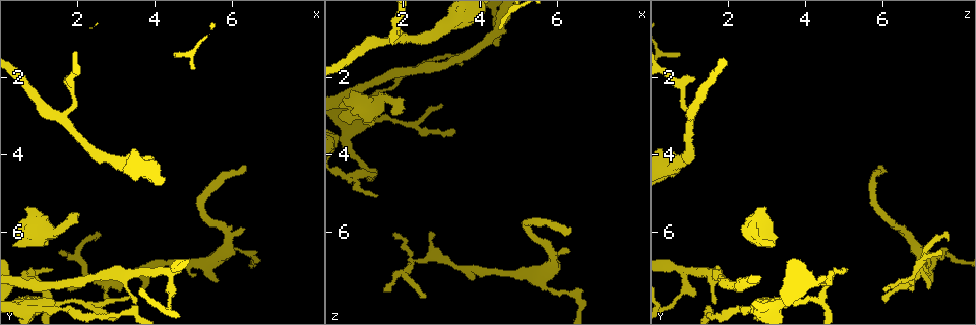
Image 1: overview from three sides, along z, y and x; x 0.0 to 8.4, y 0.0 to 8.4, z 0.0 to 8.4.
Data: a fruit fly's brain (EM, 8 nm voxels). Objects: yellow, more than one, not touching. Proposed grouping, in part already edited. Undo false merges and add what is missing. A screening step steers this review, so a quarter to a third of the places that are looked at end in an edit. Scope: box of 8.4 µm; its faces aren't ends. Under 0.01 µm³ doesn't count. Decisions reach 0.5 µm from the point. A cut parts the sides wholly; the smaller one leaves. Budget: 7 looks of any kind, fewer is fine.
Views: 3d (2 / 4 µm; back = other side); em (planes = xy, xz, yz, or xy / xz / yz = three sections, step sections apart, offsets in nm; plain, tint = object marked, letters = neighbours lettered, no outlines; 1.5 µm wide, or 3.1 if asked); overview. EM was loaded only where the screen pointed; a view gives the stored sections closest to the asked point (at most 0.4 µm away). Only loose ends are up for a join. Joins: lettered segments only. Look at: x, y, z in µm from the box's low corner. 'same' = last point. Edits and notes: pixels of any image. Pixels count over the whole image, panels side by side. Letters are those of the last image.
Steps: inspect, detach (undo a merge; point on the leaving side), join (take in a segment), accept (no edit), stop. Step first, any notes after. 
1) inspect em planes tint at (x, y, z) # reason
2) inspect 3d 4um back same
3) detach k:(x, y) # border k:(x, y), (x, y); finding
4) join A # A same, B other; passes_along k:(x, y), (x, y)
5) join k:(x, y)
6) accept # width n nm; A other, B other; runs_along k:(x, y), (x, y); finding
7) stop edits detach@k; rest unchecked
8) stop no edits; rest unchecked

inspect em planes letters at (6.30, 5.90, 6.45) # branch stops here

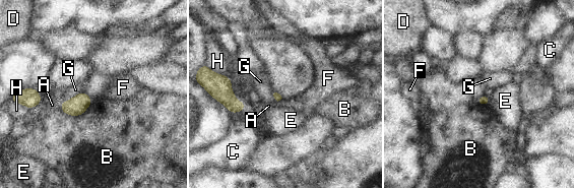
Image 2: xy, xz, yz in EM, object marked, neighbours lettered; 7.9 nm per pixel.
accept # A other, B other, C other, D other, E other, F other, G other, H other; border 2:(92, 101), (78, 115), (59, 106); no lettered segment goes on from it

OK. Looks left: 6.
inspect em xz step 8 letters at (3.70, 7.45, 7.20) # an open end

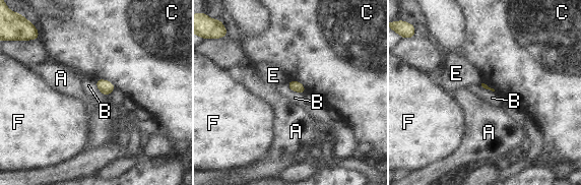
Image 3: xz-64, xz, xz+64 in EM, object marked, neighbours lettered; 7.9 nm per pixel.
accept # longest_contact C 190 nm; A other, B other, C other, E other, F other; none of them fits

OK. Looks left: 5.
inspect em xz step 4 tint at (1.20, 7.75, 4.40) # sharp bend

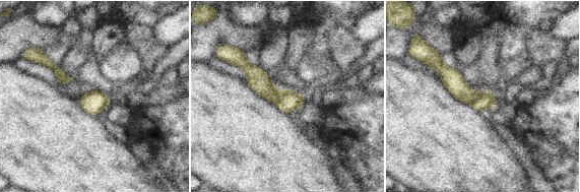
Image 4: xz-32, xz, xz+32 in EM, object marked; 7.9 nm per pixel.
inspect em planes letters same # another direction

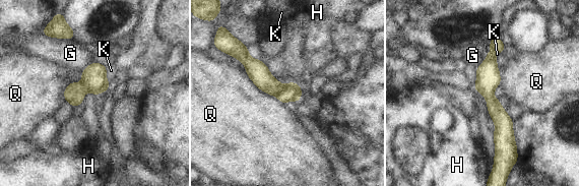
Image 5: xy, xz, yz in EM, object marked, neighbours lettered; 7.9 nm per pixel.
detach 5:(74, 94) # G other, H other, K other, Q other; a second neuron is stuck on

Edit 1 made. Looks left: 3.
stop edits detach@5; rest unchecked

